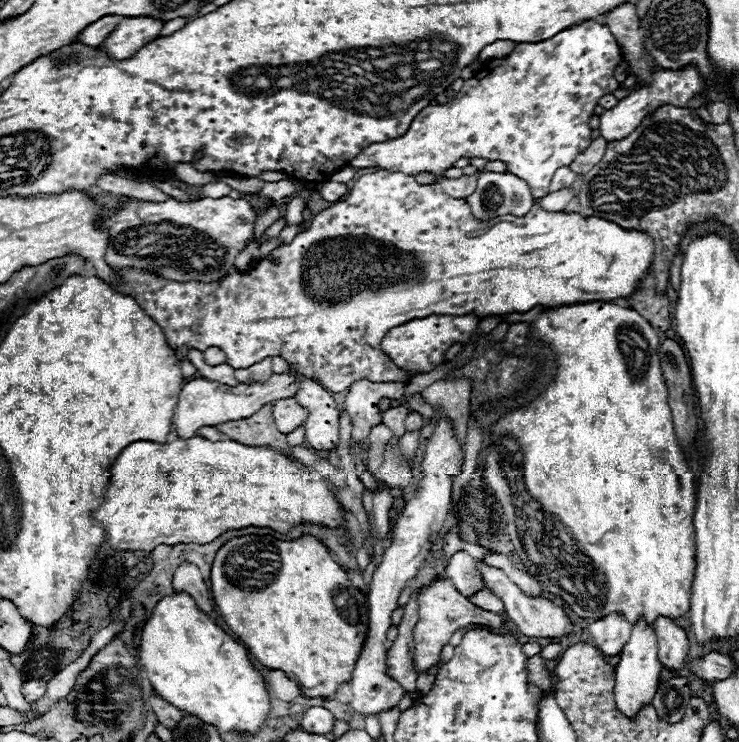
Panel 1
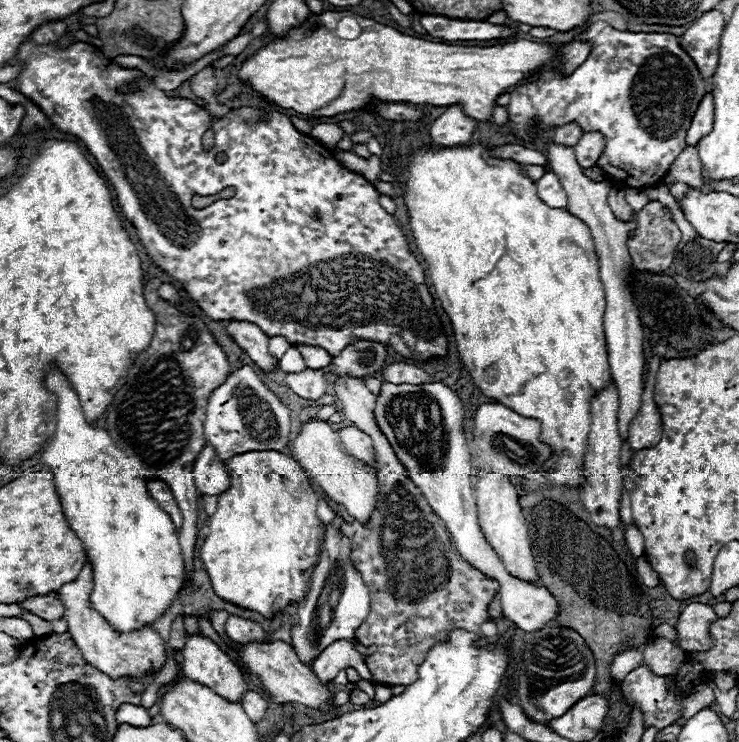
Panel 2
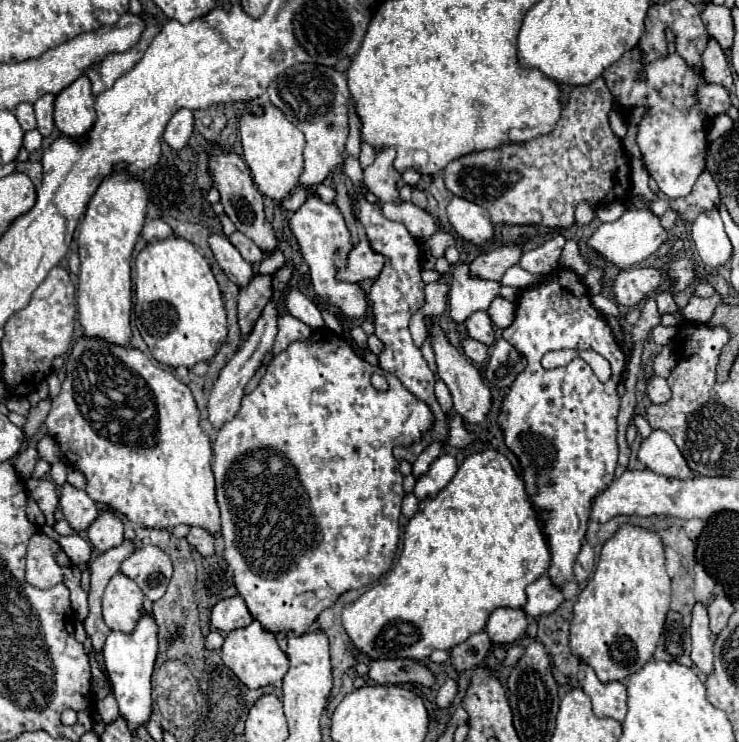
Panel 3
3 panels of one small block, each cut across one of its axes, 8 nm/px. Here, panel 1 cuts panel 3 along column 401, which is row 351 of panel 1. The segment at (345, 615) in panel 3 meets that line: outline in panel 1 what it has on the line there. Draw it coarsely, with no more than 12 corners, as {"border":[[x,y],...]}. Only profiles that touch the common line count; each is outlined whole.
{"border":[[606,302],[532,336],[492,426],[524,570],[580,618],[690,610],[696,480],[658,332]]}

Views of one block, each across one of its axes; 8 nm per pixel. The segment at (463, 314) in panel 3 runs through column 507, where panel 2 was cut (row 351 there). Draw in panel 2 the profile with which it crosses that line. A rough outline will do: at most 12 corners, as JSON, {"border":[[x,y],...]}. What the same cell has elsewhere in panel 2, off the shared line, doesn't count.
{"border":[[292,346],[280,358],[278,368],[286,374],[304,372],[302,354]]}

